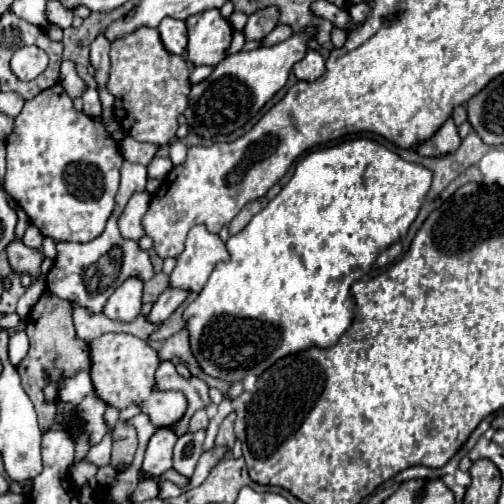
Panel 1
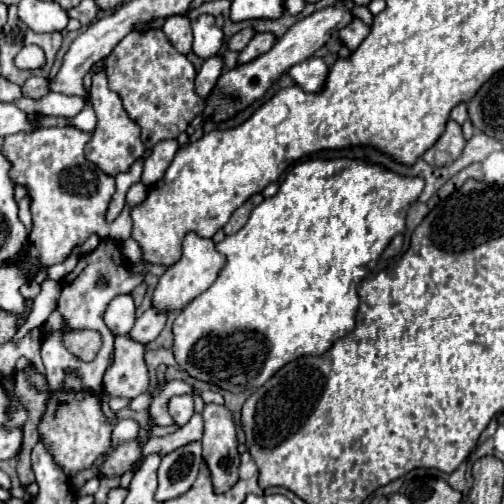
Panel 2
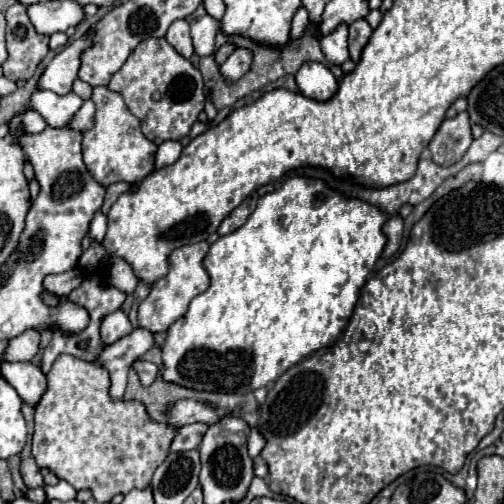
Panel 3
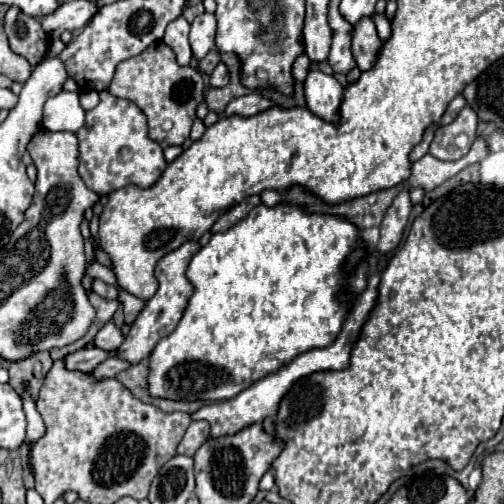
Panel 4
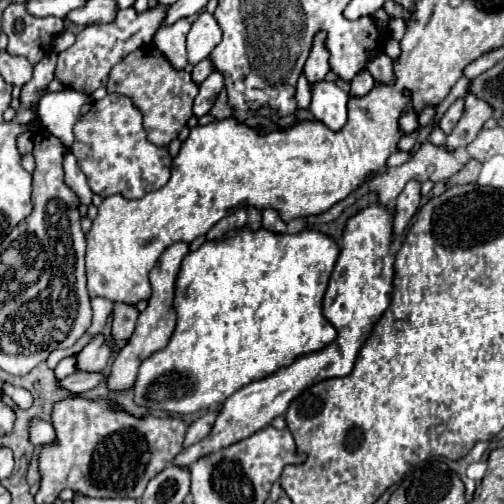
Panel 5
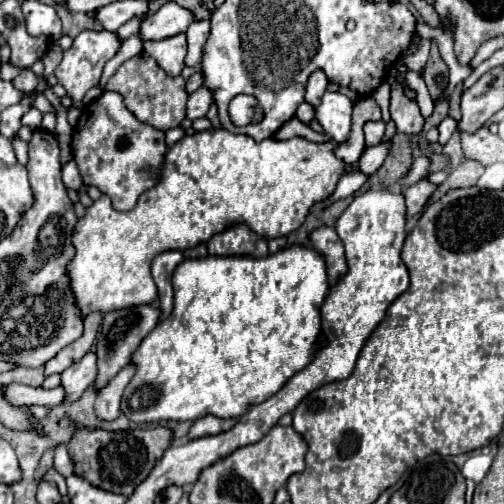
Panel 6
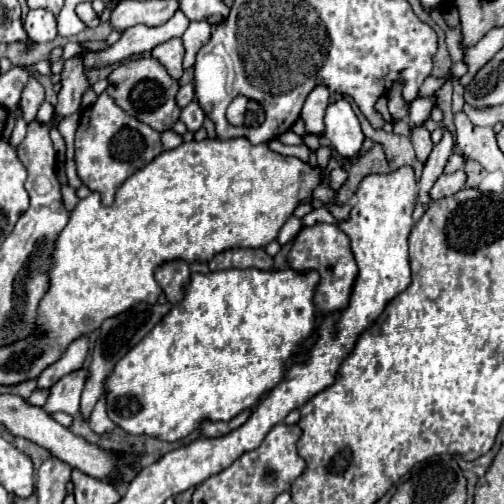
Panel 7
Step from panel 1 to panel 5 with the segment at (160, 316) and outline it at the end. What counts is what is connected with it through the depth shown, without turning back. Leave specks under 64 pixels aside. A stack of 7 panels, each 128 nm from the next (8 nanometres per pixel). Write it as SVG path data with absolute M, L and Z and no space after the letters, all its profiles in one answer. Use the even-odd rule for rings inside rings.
M70 356L70 358L64 358L58 366L56 366L56 370L54 370L54 376L56 376L56 380L62 380L62 378L66 378L66 376L70 376L72 372L76 372L76 358L74 356Z

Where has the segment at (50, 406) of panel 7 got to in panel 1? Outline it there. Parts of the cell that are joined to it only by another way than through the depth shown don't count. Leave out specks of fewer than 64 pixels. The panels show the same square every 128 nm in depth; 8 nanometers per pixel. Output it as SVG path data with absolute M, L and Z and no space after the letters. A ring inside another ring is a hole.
M128 278L116 292L108 298L104 314L118 322L134 322L142 308L142 282Z

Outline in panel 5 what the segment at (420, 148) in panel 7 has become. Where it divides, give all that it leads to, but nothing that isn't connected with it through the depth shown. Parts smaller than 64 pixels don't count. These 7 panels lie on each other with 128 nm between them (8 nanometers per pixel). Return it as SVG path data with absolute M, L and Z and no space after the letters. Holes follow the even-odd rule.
M380 52L380 56L376 56L374 60L370 60L368 66L366 66L366 70L368 70L368 72L374 76L374 80L380 82L380 84L392 86L392 84L396 82L396 74L394 74L394 68L392 68L392 60L390 60L384 52ZM410 106L398 120L398 126L400 126L400 132L406 136L406 134L412 134L416 128L418 128L418 112L414 106Z

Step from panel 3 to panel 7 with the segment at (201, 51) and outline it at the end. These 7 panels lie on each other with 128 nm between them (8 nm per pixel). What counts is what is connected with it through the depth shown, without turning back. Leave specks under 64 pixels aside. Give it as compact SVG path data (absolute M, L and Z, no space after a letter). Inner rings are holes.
M190 22L188 30L182 34L182 42L186 48L186 56L184 56L184 68L194 66L194 58L198 54L198 50L208 44L208 40L212 38L212 26L208 22Z

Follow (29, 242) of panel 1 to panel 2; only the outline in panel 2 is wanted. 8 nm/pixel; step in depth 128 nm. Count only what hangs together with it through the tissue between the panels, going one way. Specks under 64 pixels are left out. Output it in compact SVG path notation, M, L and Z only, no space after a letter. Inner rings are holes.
M24 196L24 198L18 202L18 206L20 206L20 220L22 220L24 226L30 230L30 226L32 226L32 220L30 220L30 196Z

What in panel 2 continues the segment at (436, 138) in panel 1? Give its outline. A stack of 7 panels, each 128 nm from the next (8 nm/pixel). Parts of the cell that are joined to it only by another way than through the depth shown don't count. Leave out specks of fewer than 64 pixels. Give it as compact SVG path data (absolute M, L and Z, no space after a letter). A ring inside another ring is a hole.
M448 120L444 134L438 138L438 142L428 152L424 152L422 158L430 166L448 166L456 158L460 158L464 144L466 144L466 140L462 136L462 126L456 124L454 120Z

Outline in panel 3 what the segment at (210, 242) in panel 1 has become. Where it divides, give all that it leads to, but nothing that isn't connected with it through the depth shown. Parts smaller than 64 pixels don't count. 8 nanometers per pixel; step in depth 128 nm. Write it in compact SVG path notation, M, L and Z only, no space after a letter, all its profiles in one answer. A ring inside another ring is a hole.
M196 242L196 244L180 246L168 256L168 274L150 288L148 298L138 306L140 328L150 330L152 334L166 332L170 324L174 324L180 316L184 316L192 298L208 288L210 284L208 272L204 272L204 266L200 264L200 260L204 260L204 252L208 252L208 242Z

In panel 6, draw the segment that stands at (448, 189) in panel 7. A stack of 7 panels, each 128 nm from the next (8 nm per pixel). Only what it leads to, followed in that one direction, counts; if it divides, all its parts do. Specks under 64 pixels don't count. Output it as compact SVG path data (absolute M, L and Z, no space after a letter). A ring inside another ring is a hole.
M420 180L412 186L408 186L404 190L406 196L406 206L408 206L408 216L416 216L418 212L422 212L424 204L430 200L430 196L434 194L434 190L438 188L438 184L432 184L430 180Z

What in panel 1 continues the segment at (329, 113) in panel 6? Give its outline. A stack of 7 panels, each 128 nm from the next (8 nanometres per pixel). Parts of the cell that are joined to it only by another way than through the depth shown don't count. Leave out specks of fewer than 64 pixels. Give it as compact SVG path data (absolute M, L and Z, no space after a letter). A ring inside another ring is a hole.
M308 50L304 60L294 64L292 72L302 82L314 82L316 78L320 78L324 74L324 58L322 58L322 54L316 52L316 50Z

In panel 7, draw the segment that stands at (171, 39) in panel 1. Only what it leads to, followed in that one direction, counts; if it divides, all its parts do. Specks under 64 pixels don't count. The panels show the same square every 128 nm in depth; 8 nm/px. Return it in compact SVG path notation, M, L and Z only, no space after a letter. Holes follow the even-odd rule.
M172 38L164 44L158 44L154 50L152 50L152 56L168 70L168 74L174 78L174 80L180 80L184 68L182 68L182 58L184 58L184 46L182 46L182 40L180 38Z

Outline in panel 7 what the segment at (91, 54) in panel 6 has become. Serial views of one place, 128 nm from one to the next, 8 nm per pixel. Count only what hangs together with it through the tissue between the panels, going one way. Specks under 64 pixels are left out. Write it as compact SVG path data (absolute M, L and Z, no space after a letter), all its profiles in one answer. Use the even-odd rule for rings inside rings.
M72 58L66 62L62 72L62 90L58 94L58 104L54 106L54 114L60 118L66 118L80 110L80 98L82 92L88 88L84 66L80 64L80 58Z

